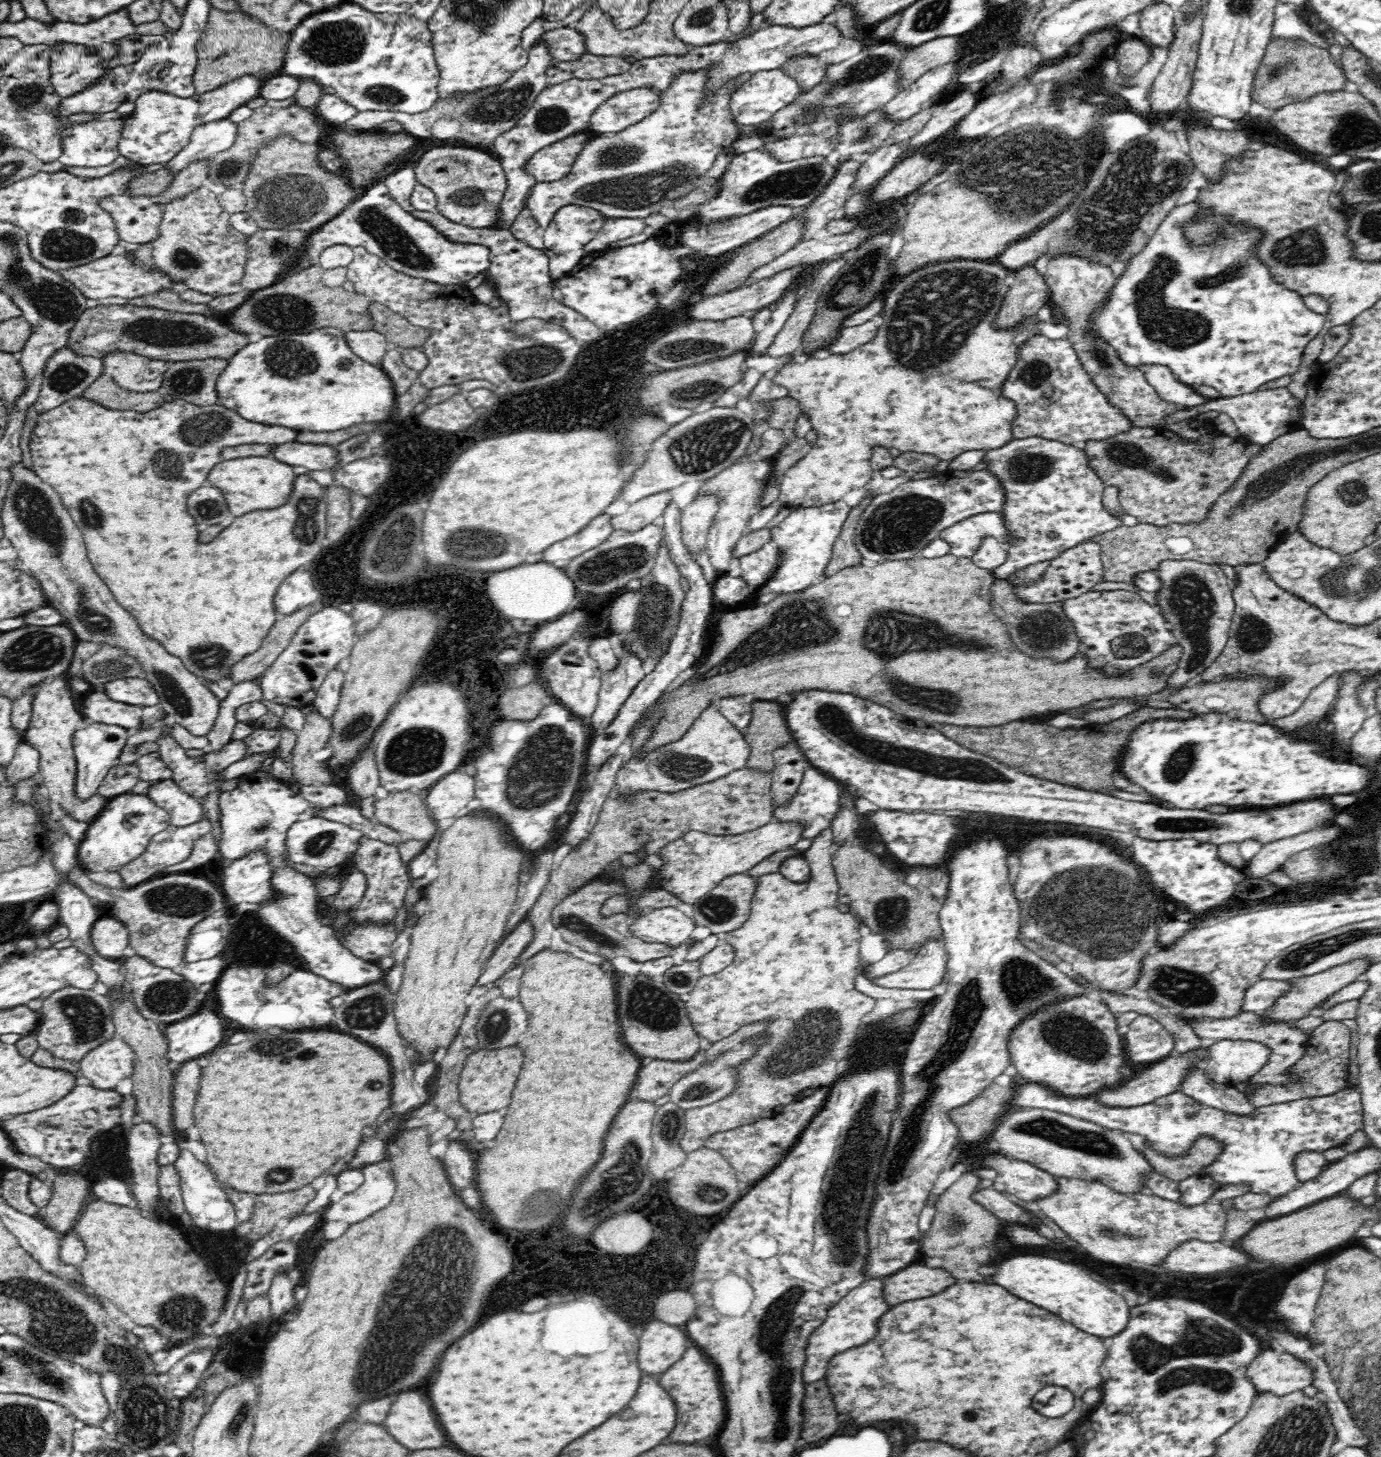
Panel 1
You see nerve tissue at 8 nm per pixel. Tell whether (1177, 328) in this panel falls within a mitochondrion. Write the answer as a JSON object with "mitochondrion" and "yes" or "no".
{"mitochondrion":"yes"}

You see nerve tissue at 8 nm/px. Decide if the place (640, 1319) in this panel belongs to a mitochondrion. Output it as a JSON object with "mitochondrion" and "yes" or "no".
{"mitochondrion":"no"}

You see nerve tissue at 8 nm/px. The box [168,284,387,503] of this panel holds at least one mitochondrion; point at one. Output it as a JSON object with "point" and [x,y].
{"point":[290,311]}

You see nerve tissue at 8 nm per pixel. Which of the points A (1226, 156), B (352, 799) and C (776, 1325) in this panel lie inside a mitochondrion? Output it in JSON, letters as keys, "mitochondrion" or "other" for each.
{"A":"other","B":"other","C":"mitochondrion"}

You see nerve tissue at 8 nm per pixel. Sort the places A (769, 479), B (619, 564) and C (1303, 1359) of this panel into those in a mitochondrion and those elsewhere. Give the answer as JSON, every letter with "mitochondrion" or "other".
{"A":"other","B":"mitochondrion","C":"other"}

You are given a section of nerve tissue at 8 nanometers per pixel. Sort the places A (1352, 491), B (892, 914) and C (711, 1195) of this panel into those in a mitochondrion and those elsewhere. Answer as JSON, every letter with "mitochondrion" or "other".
{"A":"mitochondrion","B":"mitochondrion","C":"mitochondrion"}

